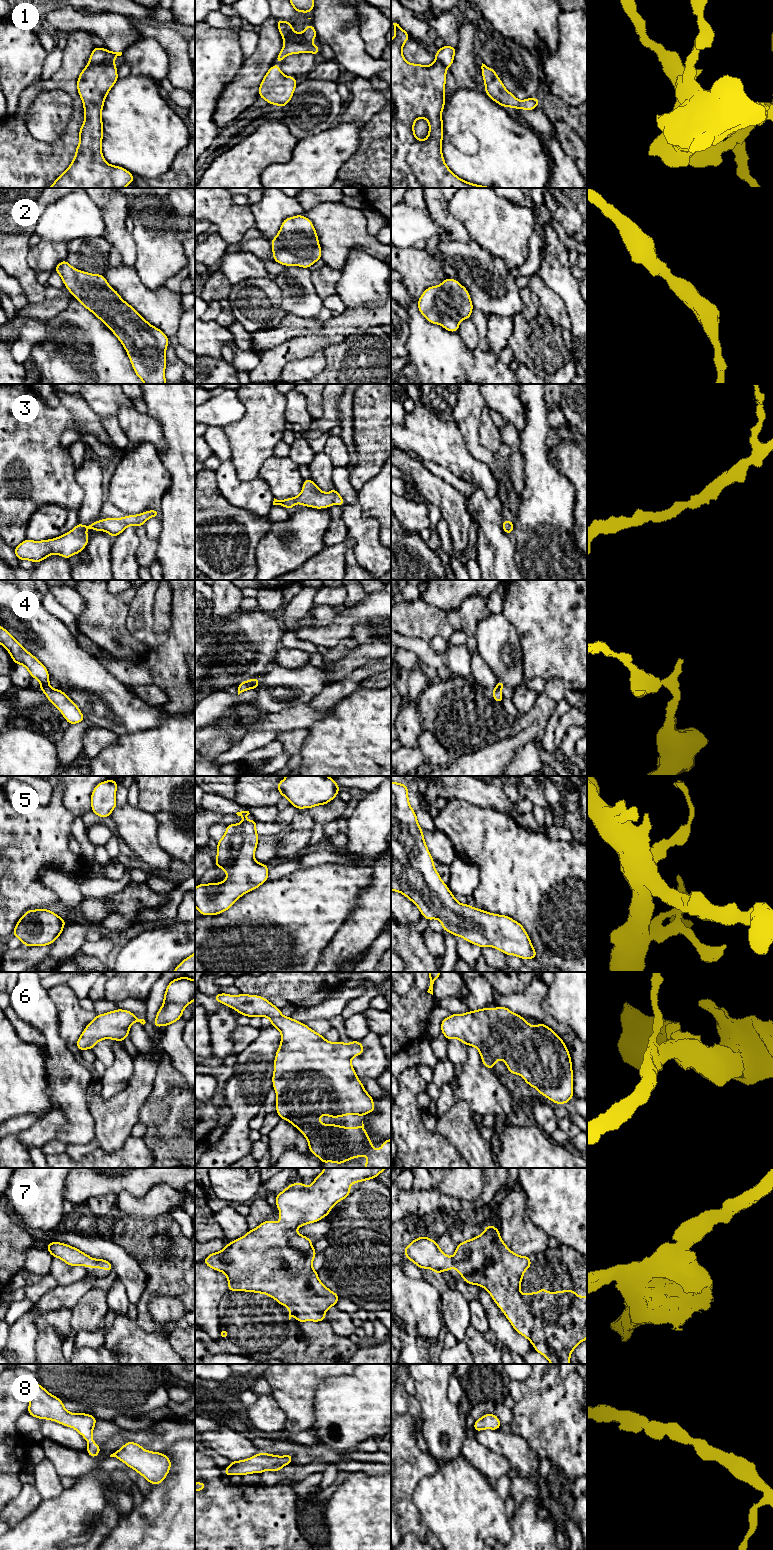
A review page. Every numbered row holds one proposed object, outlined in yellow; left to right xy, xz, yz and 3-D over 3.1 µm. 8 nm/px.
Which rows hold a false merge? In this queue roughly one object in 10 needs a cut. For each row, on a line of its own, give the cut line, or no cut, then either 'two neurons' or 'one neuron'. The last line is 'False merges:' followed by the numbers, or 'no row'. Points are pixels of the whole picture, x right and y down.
1: cut xz (309, 42), (286, 42), (284, 44); two neurons
2: cut none; one neuron
3: cut none; one neuron
4: cut none; one neuron
5: cut none; one neuron
6: cut none; one neuron
7: cut none; one neuron
8: cut none; one neuron
False merges: 1

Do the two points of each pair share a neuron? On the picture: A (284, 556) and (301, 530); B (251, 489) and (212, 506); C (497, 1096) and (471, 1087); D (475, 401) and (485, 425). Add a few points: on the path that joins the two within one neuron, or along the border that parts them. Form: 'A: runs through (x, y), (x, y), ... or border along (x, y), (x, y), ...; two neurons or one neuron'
A: runs through (291, 551), (300, 537); one neuron
B: border along (216, 478), (219, 492), (233, 505), (248, 510); two neurons
C: runs through (491, 1096), (488, 1096), (477, 1087); one neuron
D: border along (485, 405), (479, 424), (479, 437); two neurons

